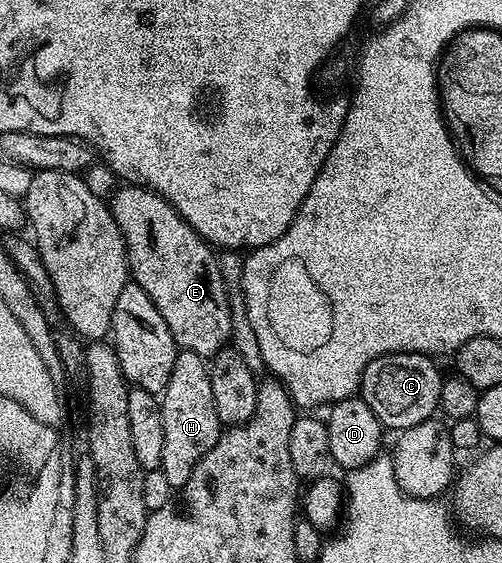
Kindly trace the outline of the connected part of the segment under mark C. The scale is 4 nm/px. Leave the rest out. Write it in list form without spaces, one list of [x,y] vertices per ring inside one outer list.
[[[383,354],[362,372],[359,397],[374,412],[381,427],[401,432],[437,413],[442,373],[427,354]]]

